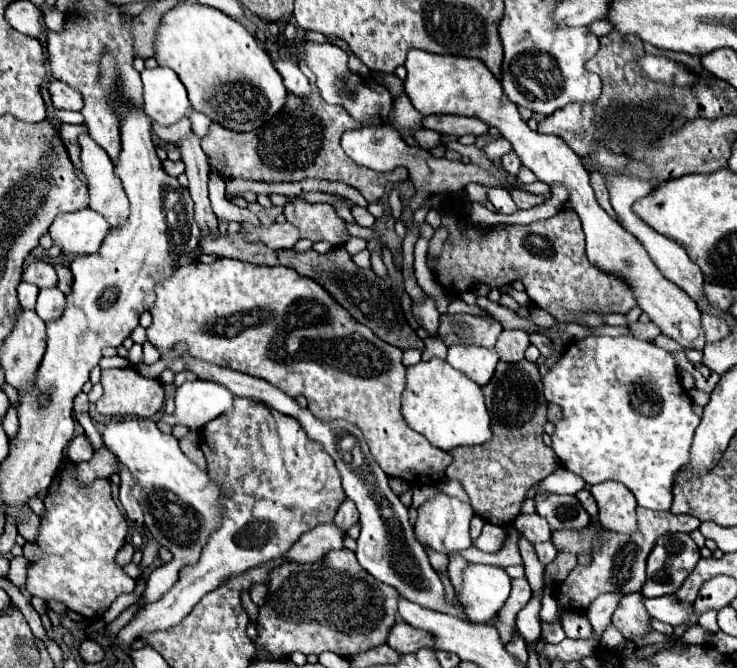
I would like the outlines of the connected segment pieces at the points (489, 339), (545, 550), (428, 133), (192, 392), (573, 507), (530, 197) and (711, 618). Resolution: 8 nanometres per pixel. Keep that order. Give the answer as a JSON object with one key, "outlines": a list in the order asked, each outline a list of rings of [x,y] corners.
{"outlines":[[[[442,314],[438,326],[438,338],[446,344],[476,344],[494,348],[502,332],[500,322],[486,316],[472,314]]],[[[540,542],[540,544],[536,544],[536,556],[538,556],[538,560],[546,566],[546,564],[550,564],[554,558],[556,558],[556,548],[550,544],[550,542]]],[[[423,128],[416,131],[413,133],[413,137],[421,148],[428,151],[441,144],[440,134],[430,129]]],[[[208,380],[184,382],[174,396],[176,402],[174,414],[163,414],[160,420],[170,426],[182,425],[190,430],[198,430],[208,420],[230,410],[232,400],[234,394],[216,382]]],[[[538,490],[538,494],[534,496],[534,502],[536,502],[536,512],[548,520],[552,530],[560,530],[560,528],[580,530],[590,524],[590,516],[580,506],[576,496]]],[[[512,188],[510,196],[518,208],[534,208],[546,200],[546,196],[542,196],[542,194],[530,194],[530,192],[524,192],[520,188]]],[[[708,610],[708,612],[704,612],[704,614],[700,616],[698,624],[700,624],[706,632],[714,632],[714,630],[718,630],[718,624],[716,624],[716,610]]]]}

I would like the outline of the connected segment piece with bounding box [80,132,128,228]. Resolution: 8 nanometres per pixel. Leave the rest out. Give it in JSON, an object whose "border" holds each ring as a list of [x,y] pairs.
{"border":[[[88,132],[80,134],[80,162],[90,190],[90,208],[106,216],[110,228],[124,224],[128,216],[128,198],[120,188],[110,156],[88,136]]]}

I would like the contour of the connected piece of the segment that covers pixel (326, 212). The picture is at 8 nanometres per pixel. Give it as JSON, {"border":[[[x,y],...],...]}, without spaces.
{"border":[[[288,198],[284,204],[286,220],[298,228],[300,238],[312,242],[326,240],[332,246],[344,246],[348,240],[346,222],[330,204],[310,204],[304,198]]]}

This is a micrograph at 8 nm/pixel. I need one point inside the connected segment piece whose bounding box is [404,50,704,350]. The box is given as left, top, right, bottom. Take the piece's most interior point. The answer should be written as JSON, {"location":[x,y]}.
{"location":[435,84]}

